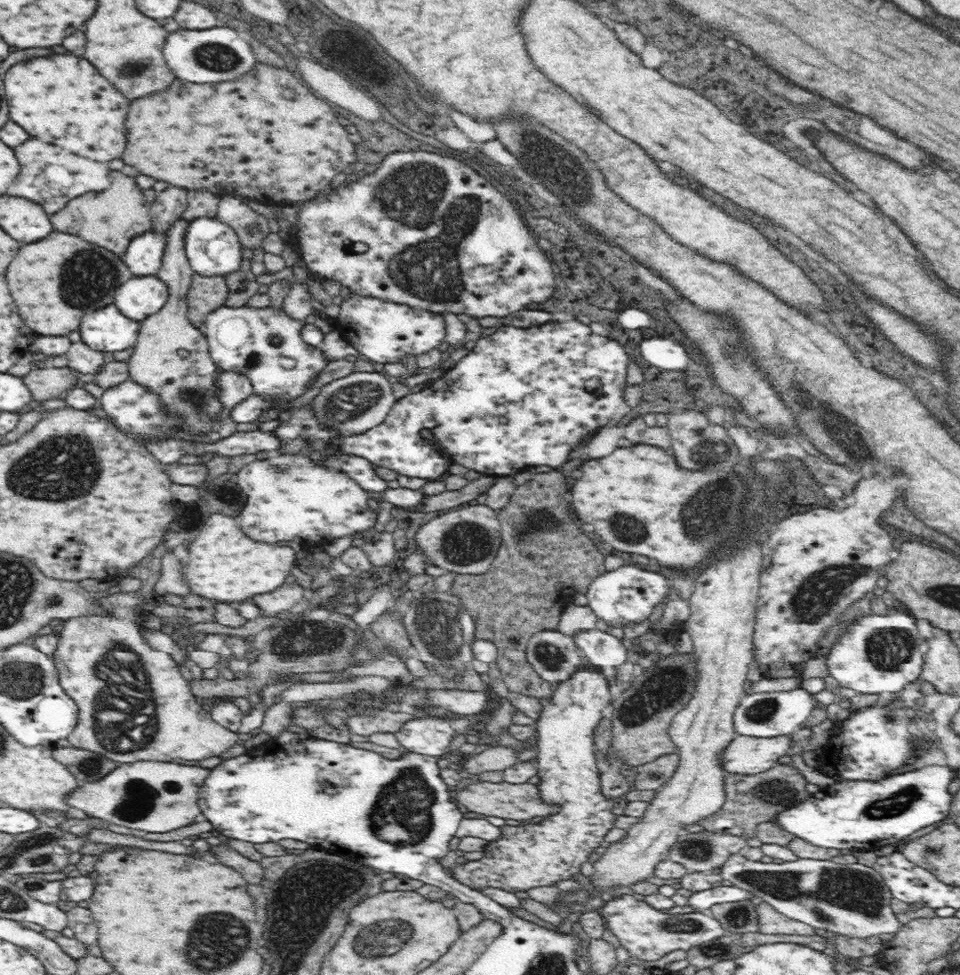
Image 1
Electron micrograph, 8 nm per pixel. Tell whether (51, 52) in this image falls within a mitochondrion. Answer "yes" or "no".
no

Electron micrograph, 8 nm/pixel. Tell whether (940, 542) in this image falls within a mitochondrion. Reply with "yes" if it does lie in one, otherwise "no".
no

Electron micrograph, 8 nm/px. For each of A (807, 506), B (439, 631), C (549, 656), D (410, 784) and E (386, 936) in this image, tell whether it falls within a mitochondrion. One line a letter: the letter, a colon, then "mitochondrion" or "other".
A: other
B: mitochondrion
C: mitochondrion
D: mitochondrion
E: mitochondrion

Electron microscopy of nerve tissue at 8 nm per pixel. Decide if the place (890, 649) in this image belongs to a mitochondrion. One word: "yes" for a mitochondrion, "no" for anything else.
yes

